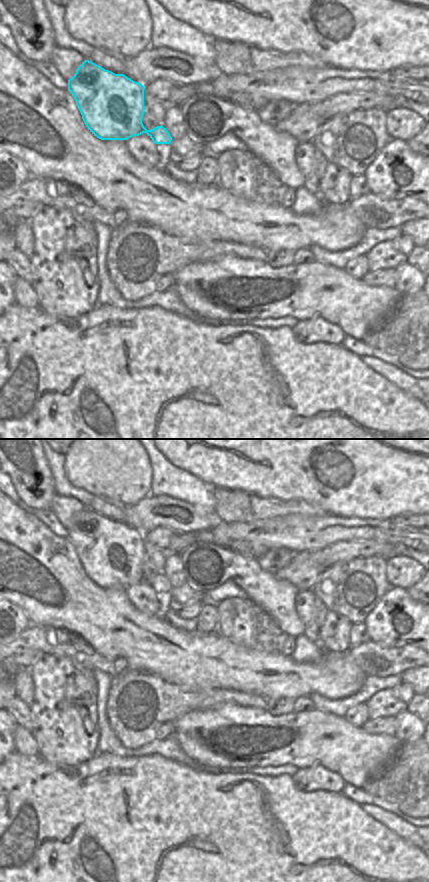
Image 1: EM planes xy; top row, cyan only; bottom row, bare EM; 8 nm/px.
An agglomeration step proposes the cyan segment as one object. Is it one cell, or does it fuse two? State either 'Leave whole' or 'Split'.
Leave whole.

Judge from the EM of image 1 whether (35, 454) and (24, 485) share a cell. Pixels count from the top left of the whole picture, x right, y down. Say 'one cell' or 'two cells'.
one cell

